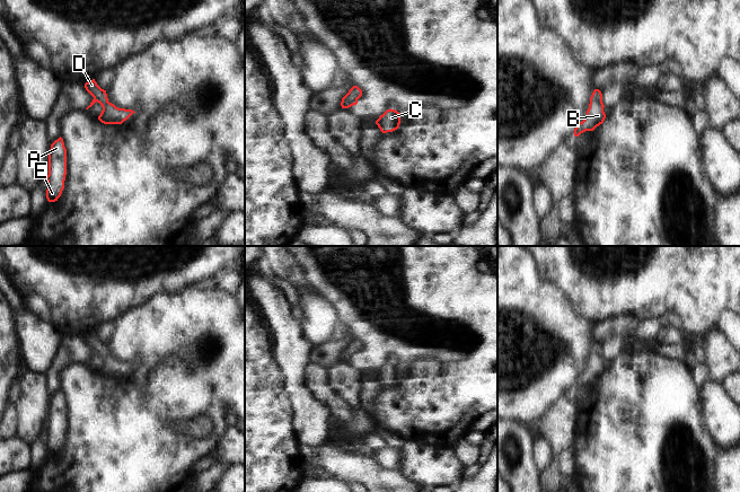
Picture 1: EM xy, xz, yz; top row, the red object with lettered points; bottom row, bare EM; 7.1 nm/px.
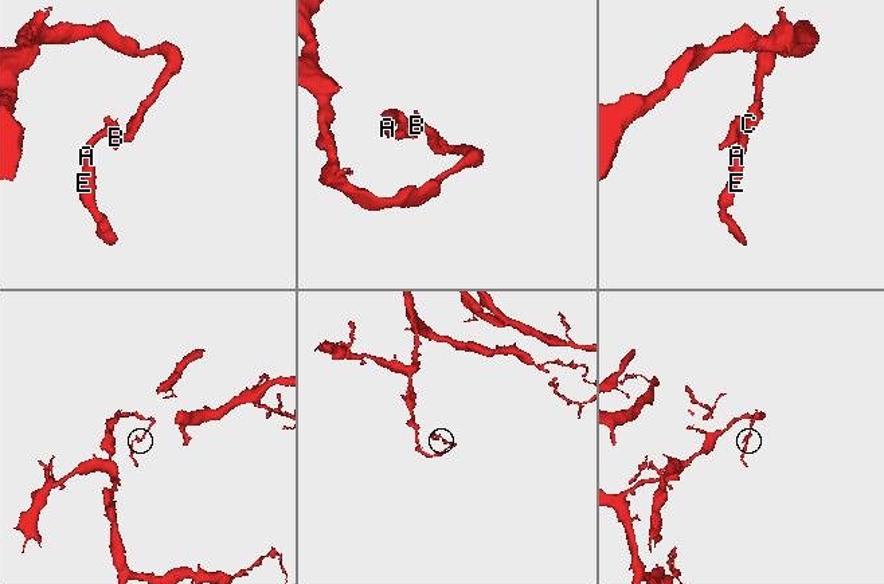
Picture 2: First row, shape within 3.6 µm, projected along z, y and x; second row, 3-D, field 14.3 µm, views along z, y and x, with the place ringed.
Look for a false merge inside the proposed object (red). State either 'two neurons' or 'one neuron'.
two neurons

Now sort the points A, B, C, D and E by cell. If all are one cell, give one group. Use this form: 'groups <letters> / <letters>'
groups A E / B C D

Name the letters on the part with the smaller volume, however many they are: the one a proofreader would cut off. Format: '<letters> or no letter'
A, E.

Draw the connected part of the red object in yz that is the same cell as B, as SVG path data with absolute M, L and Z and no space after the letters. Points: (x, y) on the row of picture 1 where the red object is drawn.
M594 89L591 97L587 115L582 122L579 122L574 129L574 137L579 137L585 131L593 131L604 123L606 114L604 112L602 94L599 89Z

